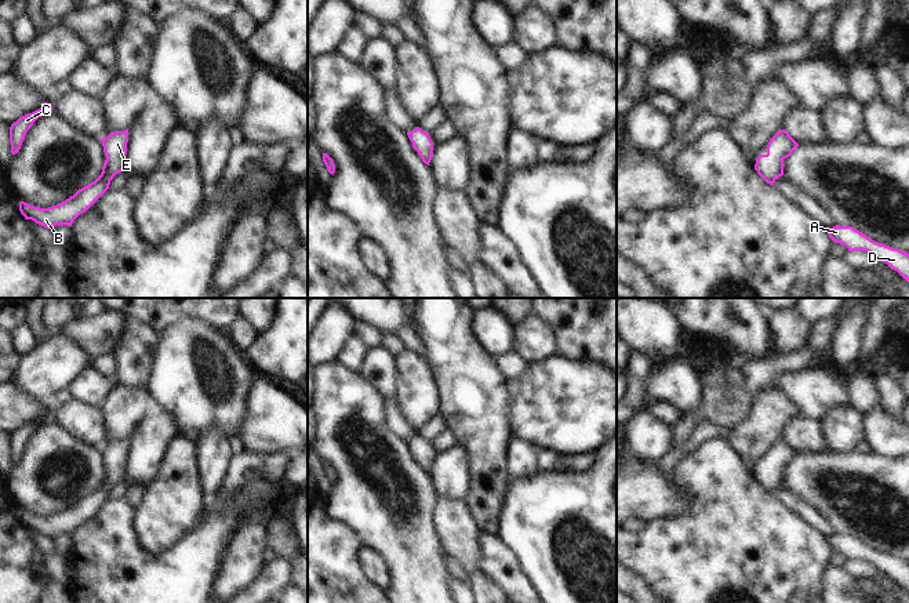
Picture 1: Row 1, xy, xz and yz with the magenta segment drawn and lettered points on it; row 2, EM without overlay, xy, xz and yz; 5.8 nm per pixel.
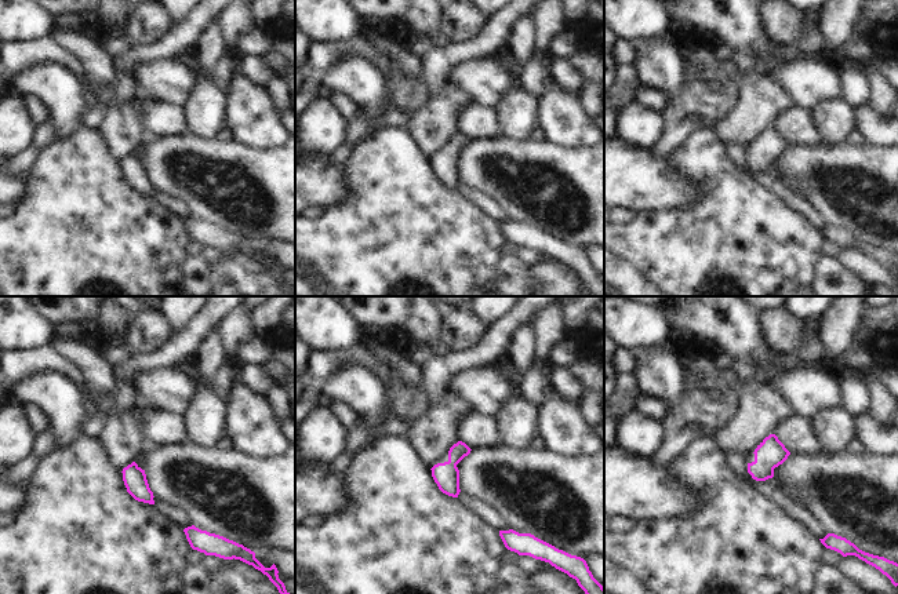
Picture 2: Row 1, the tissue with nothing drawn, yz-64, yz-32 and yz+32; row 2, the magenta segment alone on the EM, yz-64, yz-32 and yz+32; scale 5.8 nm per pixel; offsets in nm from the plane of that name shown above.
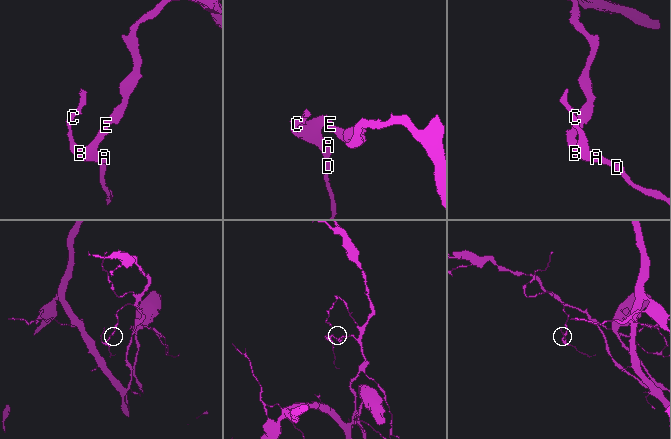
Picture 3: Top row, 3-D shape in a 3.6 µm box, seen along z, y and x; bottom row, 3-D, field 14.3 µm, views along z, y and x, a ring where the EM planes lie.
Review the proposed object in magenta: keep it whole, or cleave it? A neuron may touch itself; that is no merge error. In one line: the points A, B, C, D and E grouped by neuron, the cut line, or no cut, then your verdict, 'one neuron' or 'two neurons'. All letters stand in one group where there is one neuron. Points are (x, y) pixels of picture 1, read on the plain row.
A B C D E | no cut | one neuron

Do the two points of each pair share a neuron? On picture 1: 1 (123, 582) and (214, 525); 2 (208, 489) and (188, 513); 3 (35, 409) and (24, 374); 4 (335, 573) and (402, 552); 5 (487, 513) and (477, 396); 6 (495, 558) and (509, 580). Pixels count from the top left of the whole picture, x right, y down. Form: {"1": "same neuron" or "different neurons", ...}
{"1": "same neuron", "2": "different neurons", "3": "different neurons", "4": "different neurons", "5": "same neuron", "6": "same neuron"}

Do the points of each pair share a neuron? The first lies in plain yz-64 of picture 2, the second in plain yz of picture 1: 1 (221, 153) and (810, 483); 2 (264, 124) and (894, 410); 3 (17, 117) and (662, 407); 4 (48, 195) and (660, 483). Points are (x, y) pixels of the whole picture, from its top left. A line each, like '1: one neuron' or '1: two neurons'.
1: one neuron
2: two neurons
3: two neurons
4: two neurons

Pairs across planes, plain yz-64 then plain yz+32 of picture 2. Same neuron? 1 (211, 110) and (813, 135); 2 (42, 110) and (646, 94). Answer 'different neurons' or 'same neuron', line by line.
1: different neurons
2: same neuron

